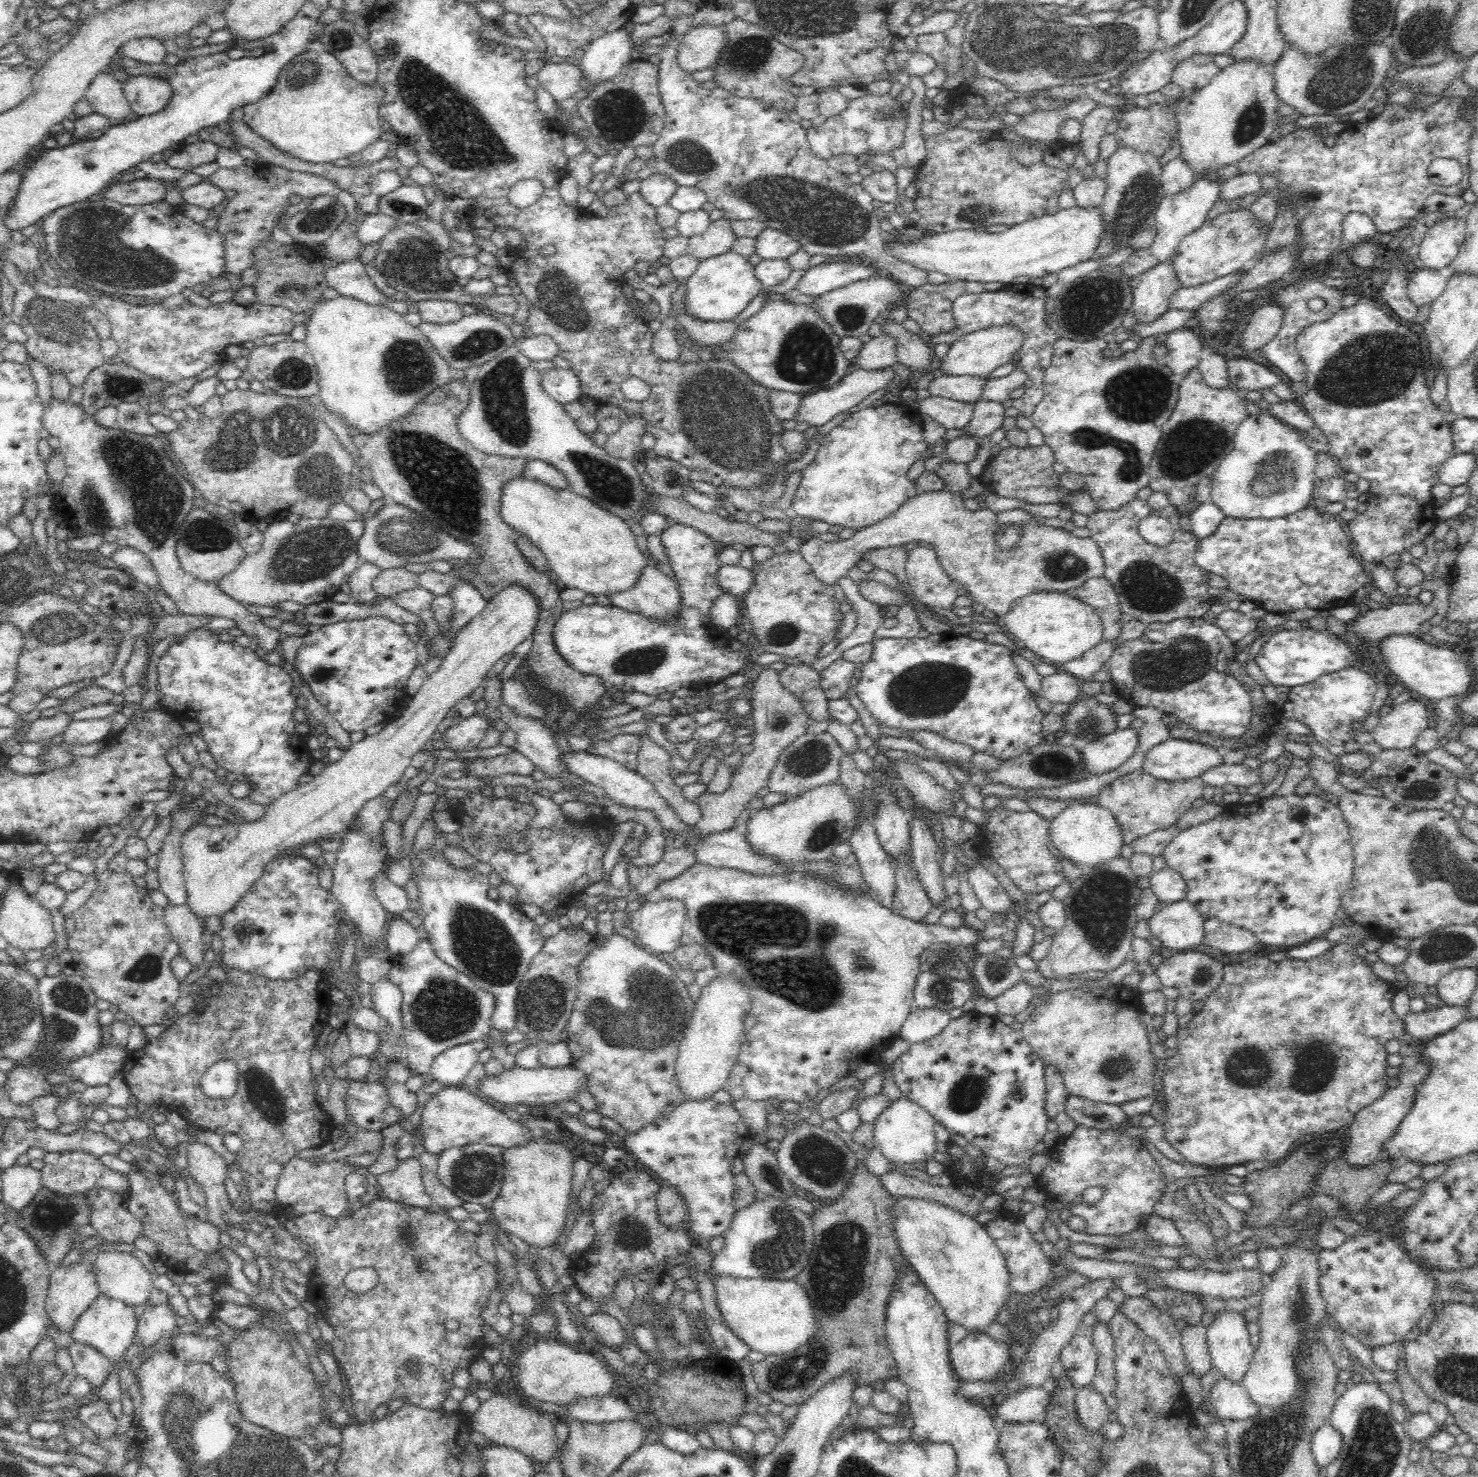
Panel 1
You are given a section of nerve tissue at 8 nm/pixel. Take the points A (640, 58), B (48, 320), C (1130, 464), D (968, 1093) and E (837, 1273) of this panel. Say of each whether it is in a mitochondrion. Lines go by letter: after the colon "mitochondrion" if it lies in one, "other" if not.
A: other
B: mitochondrion
C: mitochondrion
D: mitochondrion
E: mitochondrion

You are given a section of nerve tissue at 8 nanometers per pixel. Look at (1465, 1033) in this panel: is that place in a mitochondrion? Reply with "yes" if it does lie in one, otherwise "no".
no

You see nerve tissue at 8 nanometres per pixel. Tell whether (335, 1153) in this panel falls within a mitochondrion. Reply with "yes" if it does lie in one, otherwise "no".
no

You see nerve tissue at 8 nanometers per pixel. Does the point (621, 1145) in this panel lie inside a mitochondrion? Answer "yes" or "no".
no

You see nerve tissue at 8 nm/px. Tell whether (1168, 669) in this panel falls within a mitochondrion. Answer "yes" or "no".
yes

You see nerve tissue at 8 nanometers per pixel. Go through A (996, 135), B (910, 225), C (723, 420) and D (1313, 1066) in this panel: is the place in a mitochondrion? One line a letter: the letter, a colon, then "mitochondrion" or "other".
A: other
B: other
C: mitochondrion
D: mitochondrion

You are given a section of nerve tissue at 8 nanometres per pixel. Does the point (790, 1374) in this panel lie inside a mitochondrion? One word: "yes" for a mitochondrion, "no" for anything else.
yes

